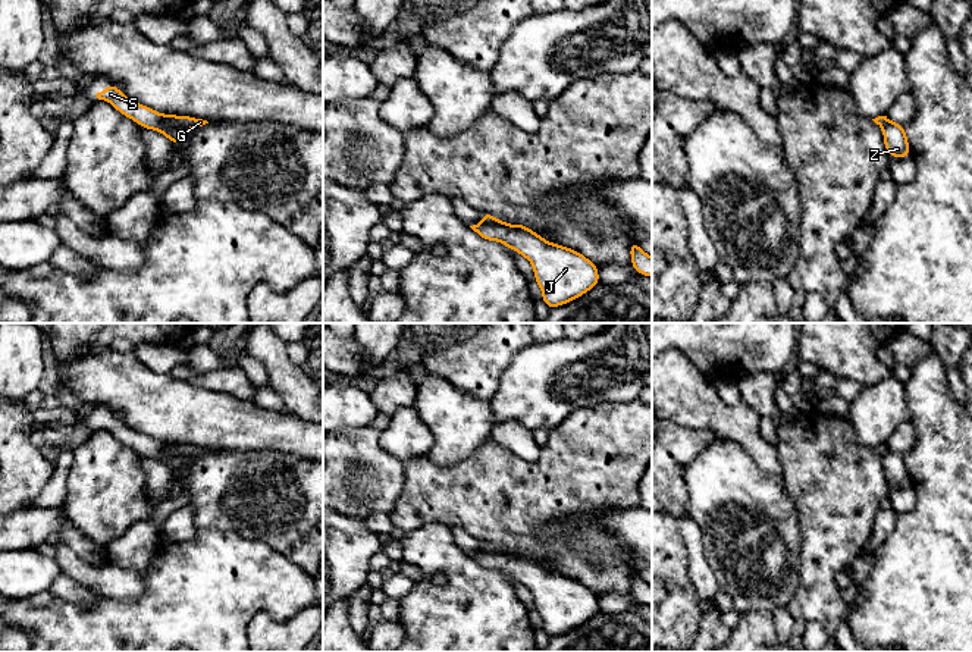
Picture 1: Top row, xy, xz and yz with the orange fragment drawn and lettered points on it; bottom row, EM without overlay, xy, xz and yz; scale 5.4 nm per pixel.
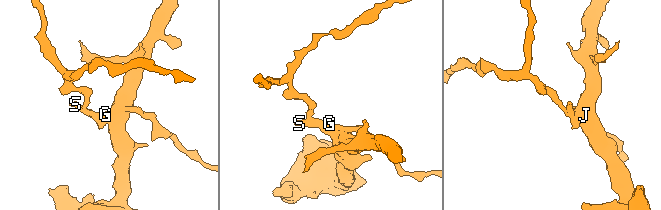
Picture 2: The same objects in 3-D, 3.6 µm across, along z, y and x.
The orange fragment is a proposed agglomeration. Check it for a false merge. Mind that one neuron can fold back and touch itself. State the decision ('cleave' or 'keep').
cleave

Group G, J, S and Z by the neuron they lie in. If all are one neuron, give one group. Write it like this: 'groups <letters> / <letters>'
groups G / J S Z

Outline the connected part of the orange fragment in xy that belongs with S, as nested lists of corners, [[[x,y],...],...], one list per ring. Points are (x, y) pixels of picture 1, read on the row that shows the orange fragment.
[[[109,84],[101,93],[97,93],[95,95],[98,100],[109,101],[117,112],[137,122],[141,128],[159,131],[176,145],[181,145],[186,138],[186,128],[169,125],[164,117],[166,115],[129,100],[115,85]]]

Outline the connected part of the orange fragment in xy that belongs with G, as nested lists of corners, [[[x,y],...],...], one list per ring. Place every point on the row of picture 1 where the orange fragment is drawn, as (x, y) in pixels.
[[[166,115],[164,117],[169,125],[182,126],[186,129],[198,128],[208,123],[207,120],[191,117],[191,116]]]

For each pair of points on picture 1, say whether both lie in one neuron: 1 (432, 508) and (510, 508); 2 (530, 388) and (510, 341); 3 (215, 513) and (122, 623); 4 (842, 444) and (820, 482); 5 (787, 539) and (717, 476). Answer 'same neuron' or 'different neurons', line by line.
1: same neuron
2: different neurons
3: different neurons
4: same neuron
5: same neuron

